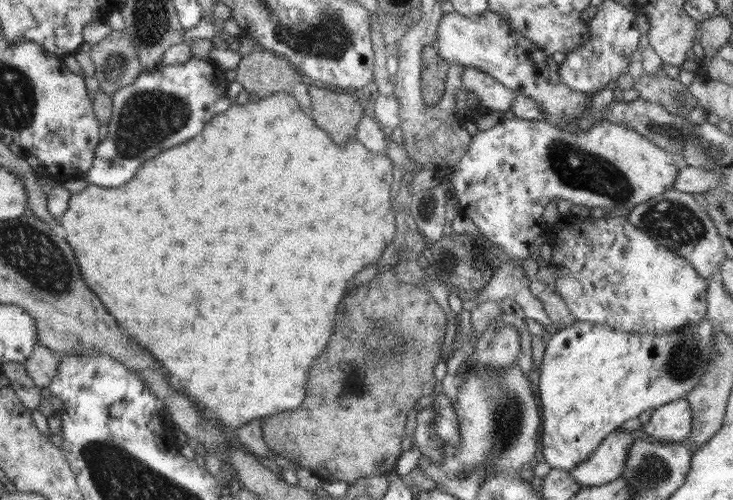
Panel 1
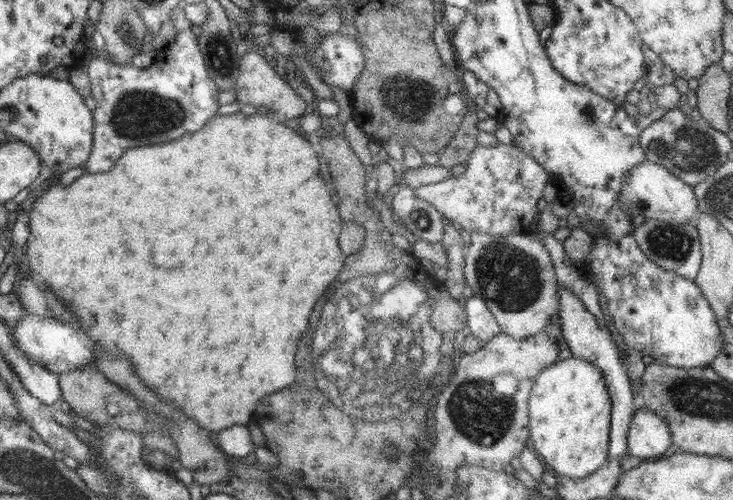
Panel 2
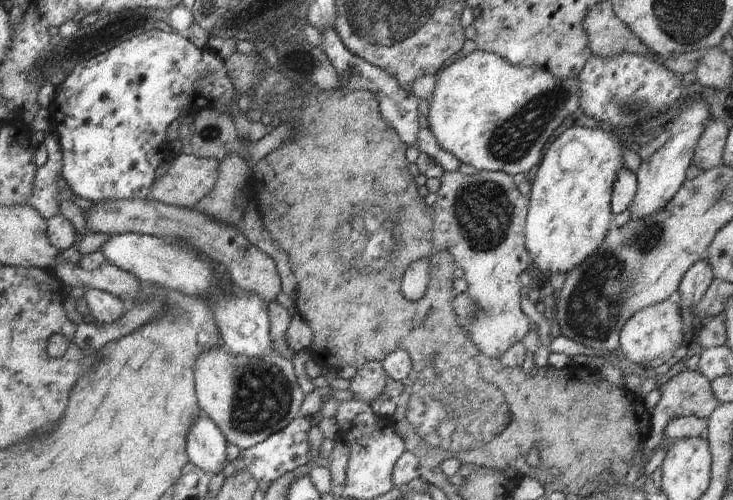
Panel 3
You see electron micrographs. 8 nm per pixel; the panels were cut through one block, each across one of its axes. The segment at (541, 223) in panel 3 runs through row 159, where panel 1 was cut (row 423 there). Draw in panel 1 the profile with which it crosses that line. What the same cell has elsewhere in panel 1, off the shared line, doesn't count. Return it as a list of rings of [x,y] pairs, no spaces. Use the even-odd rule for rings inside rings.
[[[706,316],[698,323],[690,323],[666,333],[630,333],[608,325],[576,319],[572,325],[556,330],[546,339],[541,359],[538,390],[542,402],[542,454],[544,463],[552,469],[573,470],[590,457],[612,431],[626,420],[638,418],[646,410],[654,411],[672,400],[684,398],[696,384],[700,384],[706,368],[716,354],[716,327]]]

